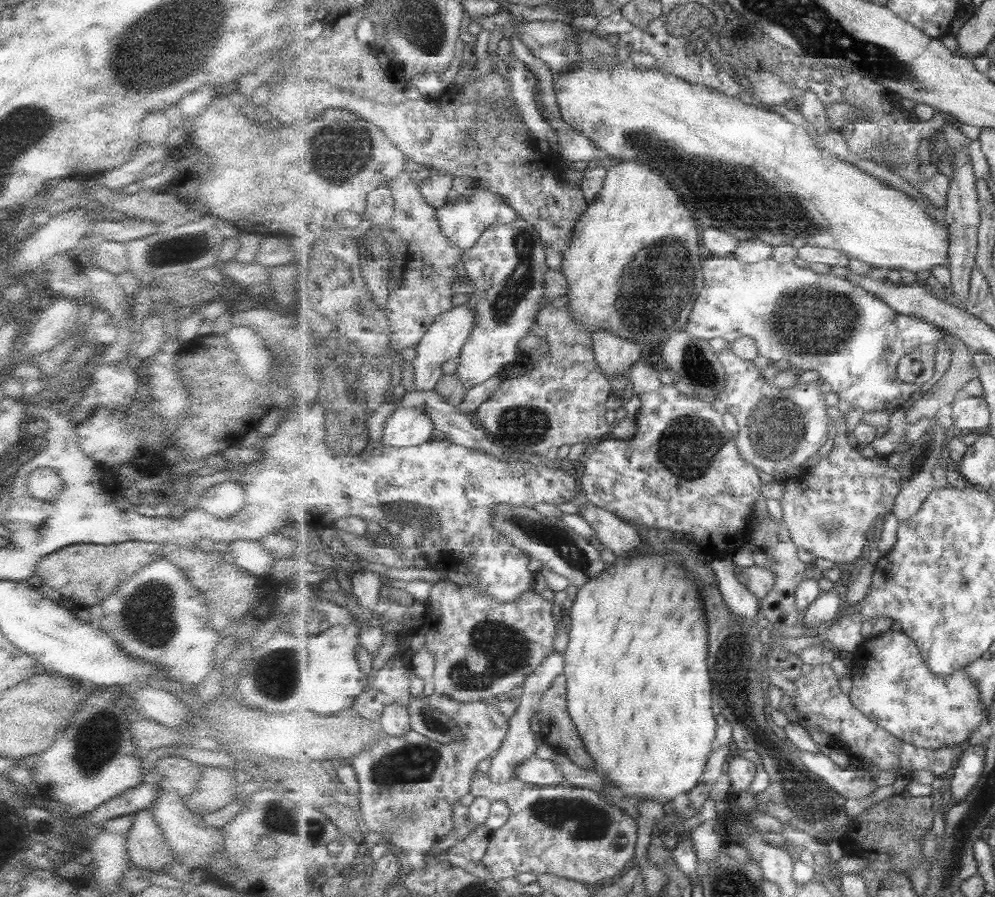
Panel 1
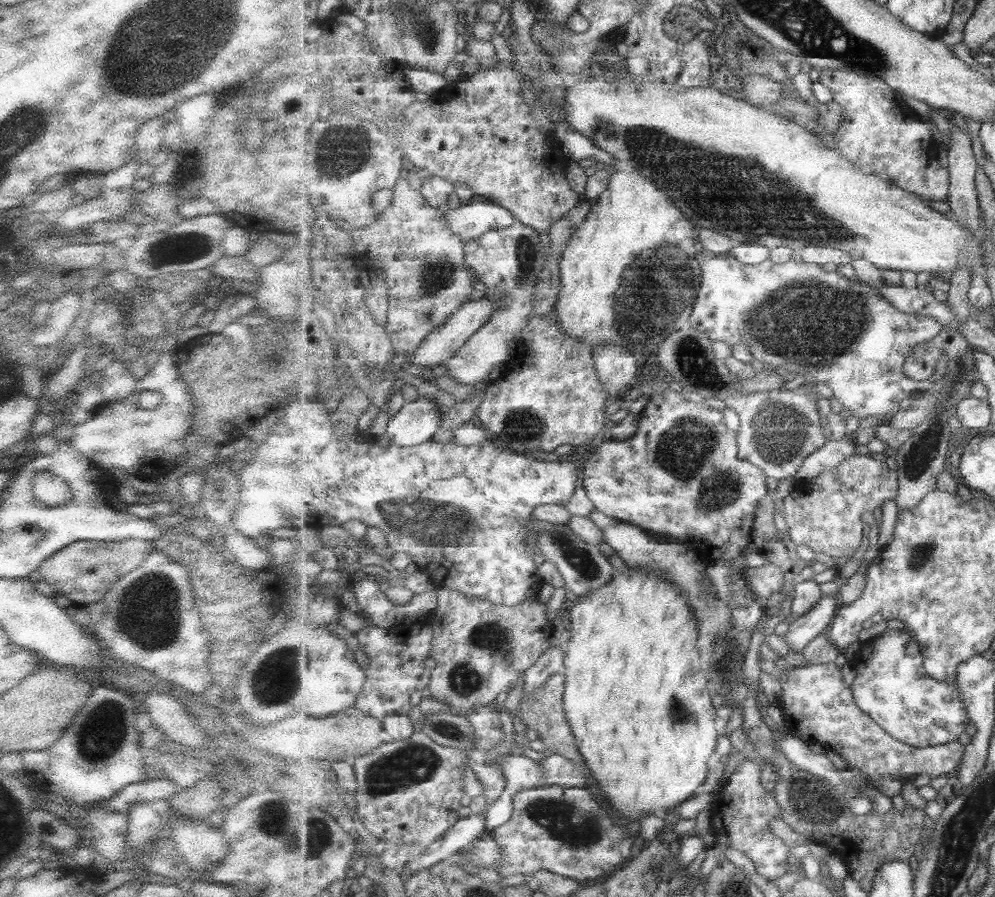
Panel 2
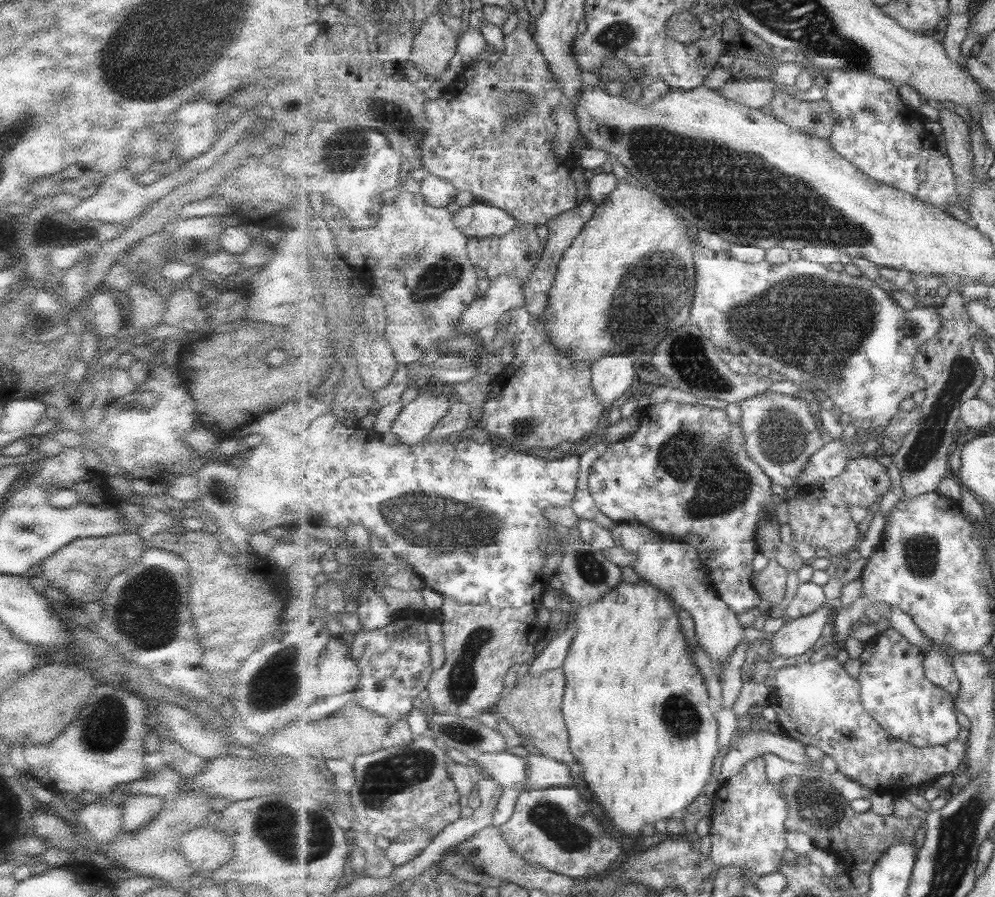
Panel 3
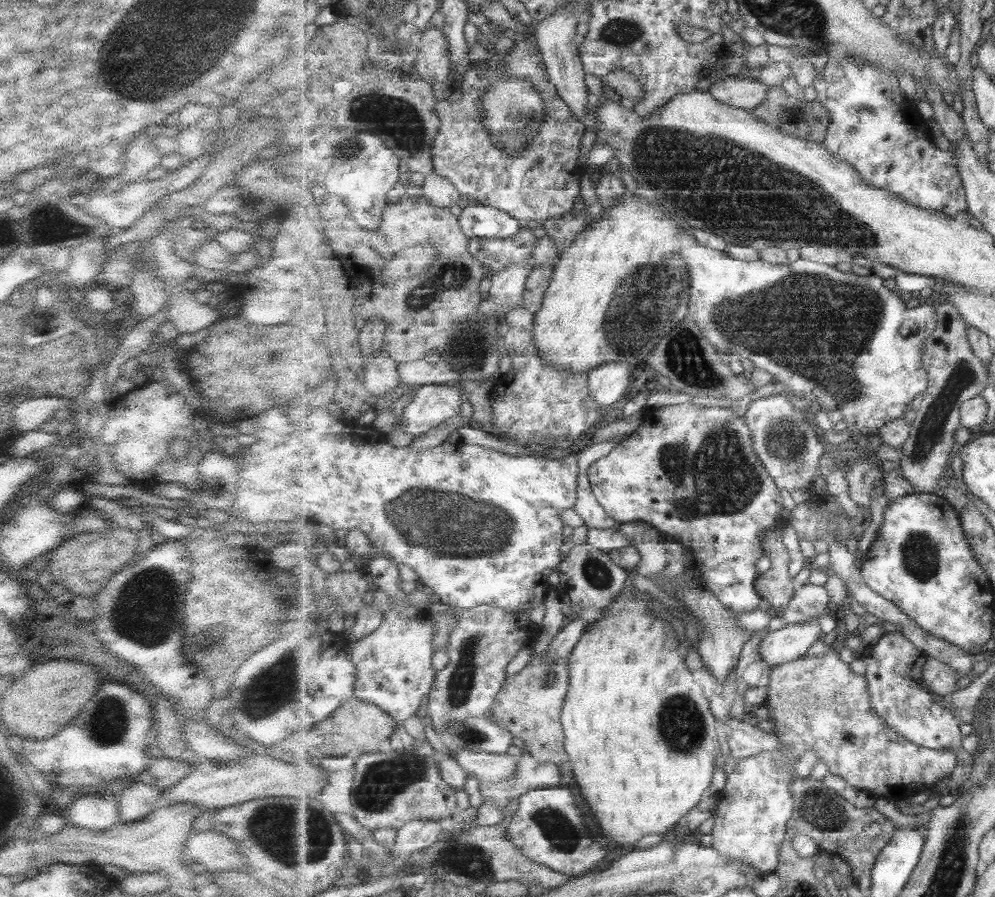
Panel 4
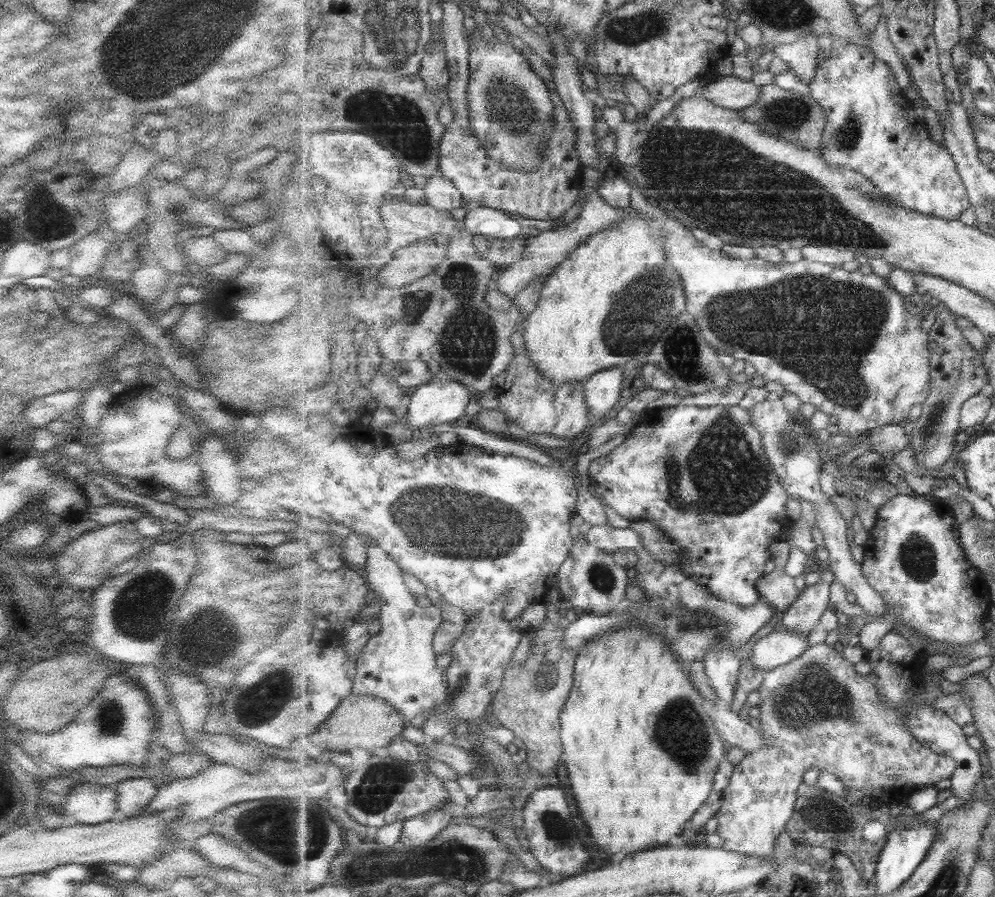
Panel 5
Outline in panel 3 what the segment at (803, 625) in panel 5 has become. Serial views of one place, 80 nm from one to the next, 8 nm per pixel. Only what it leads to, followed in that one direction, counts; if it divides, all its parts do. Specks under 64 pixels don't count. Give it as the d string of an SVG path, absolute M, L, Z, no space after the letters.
M810 580L800 583L796 588L796 593L787 605L785 617L787 620L797 620L803 616L809 616L817 612L828 602L824 587L815 584Z

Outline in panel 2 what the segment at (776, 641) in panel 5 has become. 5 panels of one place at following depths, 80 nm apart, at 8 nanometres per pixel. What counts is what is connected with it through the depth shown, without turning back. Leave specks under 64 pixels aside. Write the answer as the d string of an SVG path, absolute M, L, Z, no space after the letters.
M824 596L813 610L789 621L787 632L782 636L792 652L803 652L827 626L833 622L837 614L837 602L834 596Z

